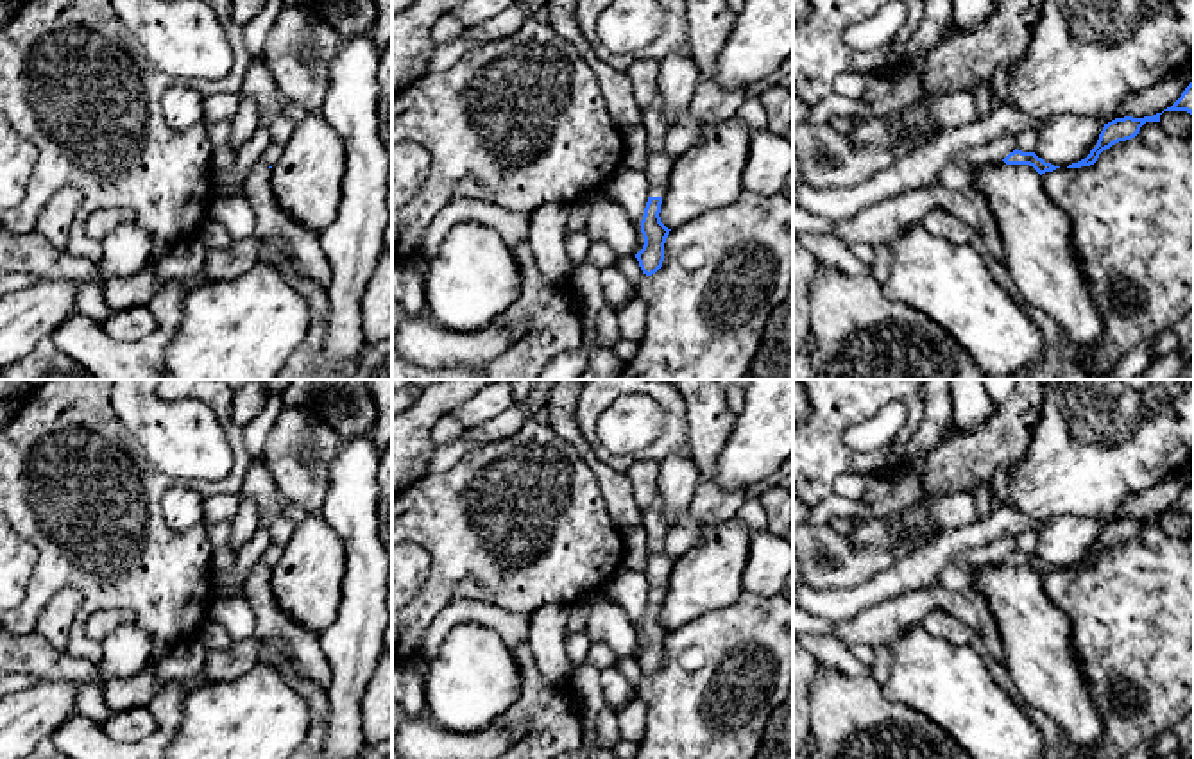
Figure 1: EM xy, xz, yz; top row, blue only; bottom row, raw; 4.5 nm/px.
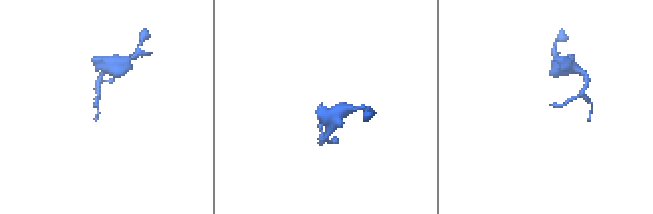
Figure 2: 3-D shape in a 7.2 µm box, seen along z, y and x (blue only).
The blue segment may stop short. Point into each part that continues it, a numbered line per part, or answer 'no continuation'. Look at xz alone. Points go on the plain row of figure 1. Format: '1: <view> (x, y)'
1: xz (659, 566)

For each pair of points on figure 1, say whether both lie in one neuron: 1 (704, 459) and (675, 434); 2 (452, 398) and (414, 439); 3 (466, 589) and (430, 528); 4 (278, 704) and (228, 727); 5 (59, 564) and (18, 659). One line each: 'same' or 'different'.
1: different
2: same
3: different
4: same
5: different

